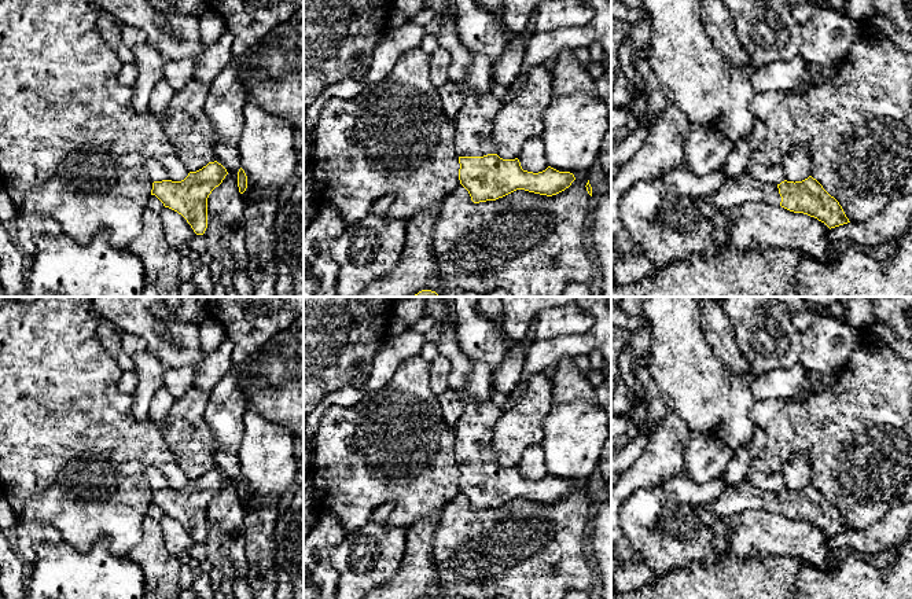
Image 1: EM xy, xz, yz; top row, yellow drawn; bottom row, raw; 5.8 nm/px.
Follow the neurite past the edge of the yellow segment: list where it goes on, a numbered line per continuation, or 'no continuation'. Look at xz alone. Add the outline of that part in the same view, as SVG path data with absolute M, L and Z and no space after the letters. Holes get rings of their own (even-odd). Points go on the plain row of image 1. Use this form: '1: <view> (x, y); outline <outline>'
1: xz (474, 429); outline M440 327L437 341L440 354L452 364L449 389L457 392L463 400L463 414L455 423L455 456L459 464L483 464L496 462L492 445L496 423L503 411L490 401L474 404L467 394L467 376L471 370L470 360L459 350L455 332Z

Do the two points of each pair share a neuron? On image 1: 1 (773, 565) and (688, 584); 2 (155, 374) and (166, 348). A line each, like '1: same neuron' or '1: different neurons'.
1: same neuron
2: different neurons

